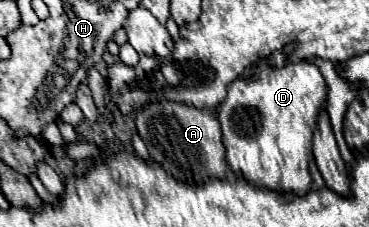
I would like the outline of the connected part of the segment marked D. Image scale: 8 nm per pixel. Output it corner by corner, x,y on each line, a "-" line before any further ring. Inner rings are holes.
310,61
288,63
280,69
270,69
260,63
260,67
252,73
252,79
238,79
228,85
228,95
224,103
216,109
216,119
220,123
222,141
226,147
226,163
236,175
242,175
248,183
254,183
256,187
304,197
310,191
308,161
312,155
312,133
316,129
318,111
326,105
324,77

